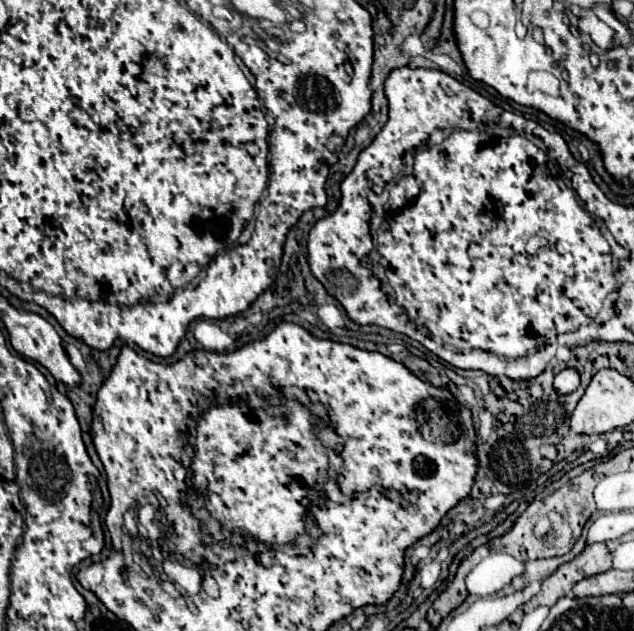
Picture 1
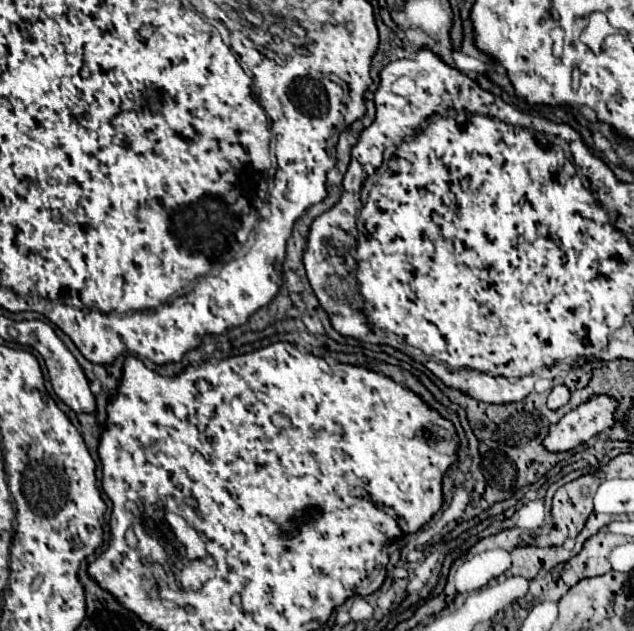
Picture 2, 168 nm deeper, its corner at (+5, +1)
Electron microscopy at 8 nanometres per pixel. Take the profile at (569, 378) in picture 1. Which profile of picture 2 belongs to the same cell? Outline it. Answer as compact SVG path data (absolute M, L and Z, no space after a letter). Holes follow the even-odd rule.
M557 385L557 387L551 391L549 399L547 399L547 407L555 411L555 409L561 409L567 401L569 401L569 389L567 389L565 385Z

